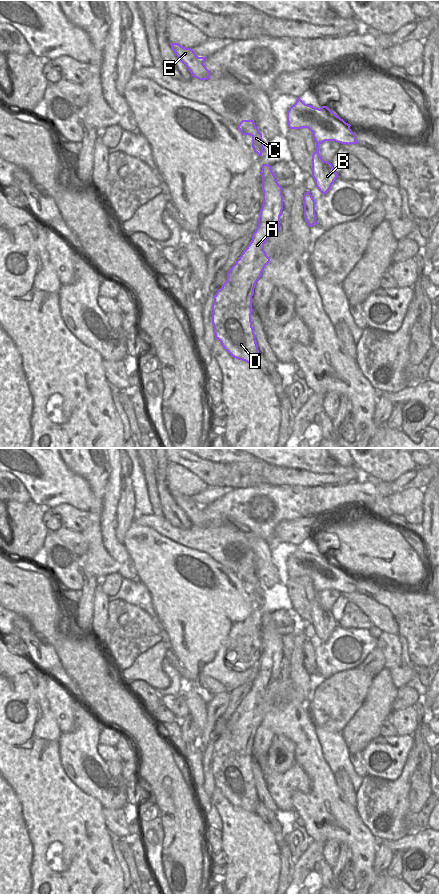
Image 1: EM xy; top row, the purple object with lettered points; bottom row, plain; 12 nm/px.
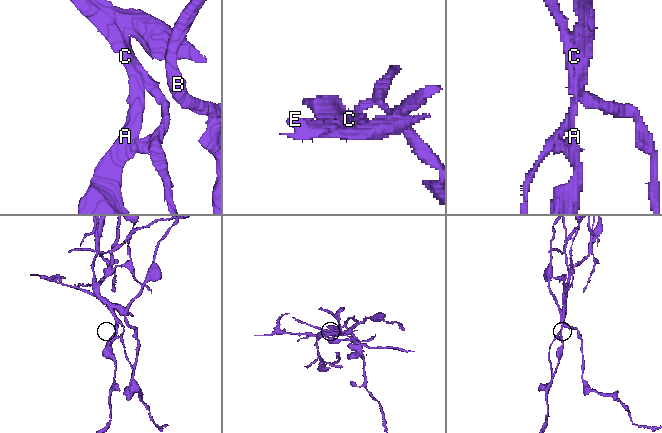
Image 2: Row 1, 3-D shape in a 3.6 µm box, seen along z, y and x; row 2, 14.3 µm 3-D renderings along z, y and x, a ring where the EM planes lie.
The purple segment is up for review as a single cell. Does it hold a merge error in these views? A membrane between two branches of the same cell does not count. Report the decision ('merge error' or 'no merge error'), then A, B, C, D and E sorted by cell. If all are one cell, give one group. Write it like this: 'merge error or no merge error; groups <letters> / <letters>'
merge error; groups A C D E / B

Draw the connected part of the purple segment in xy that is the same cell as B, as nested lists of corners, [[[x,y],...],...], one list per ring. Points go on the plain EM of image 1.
[[[316,591],[316,598],[312,602],[312,625],[315,633],[322,642],[326,642],[336,626],[338,621],[334,619],[331,611],[324,609],[319,602],[319,591]]]

